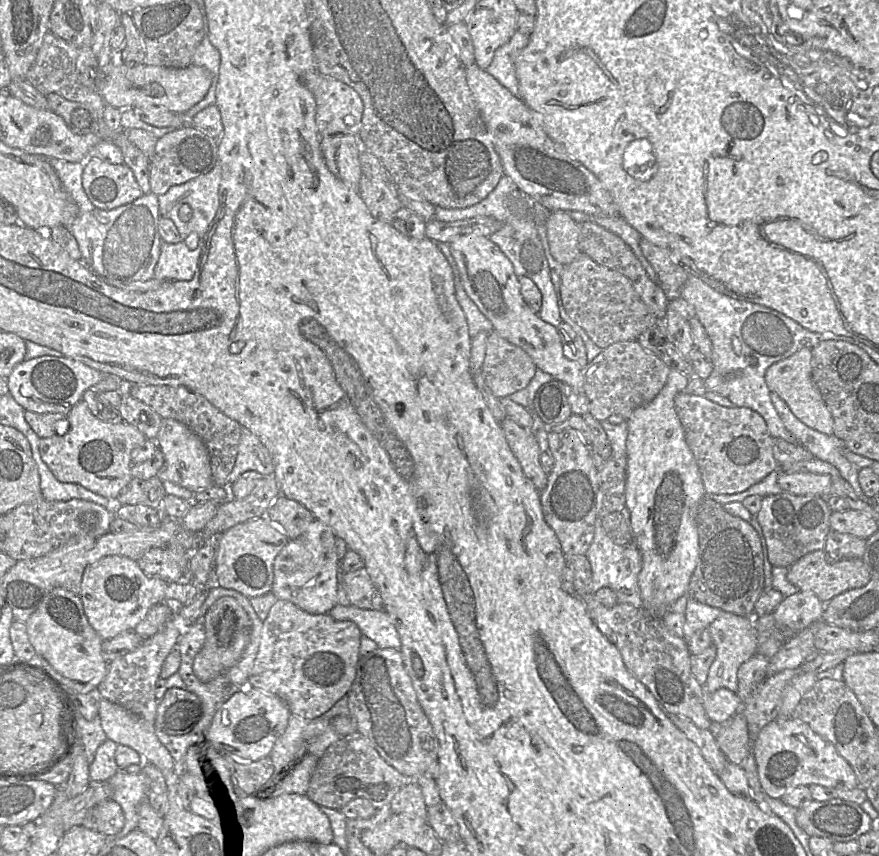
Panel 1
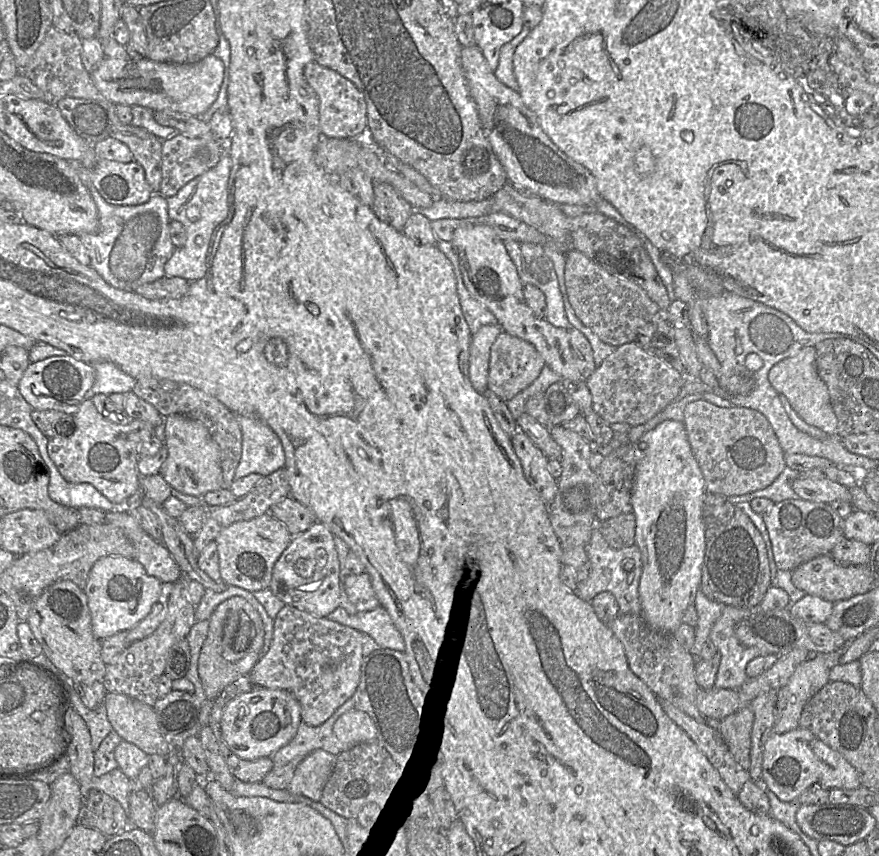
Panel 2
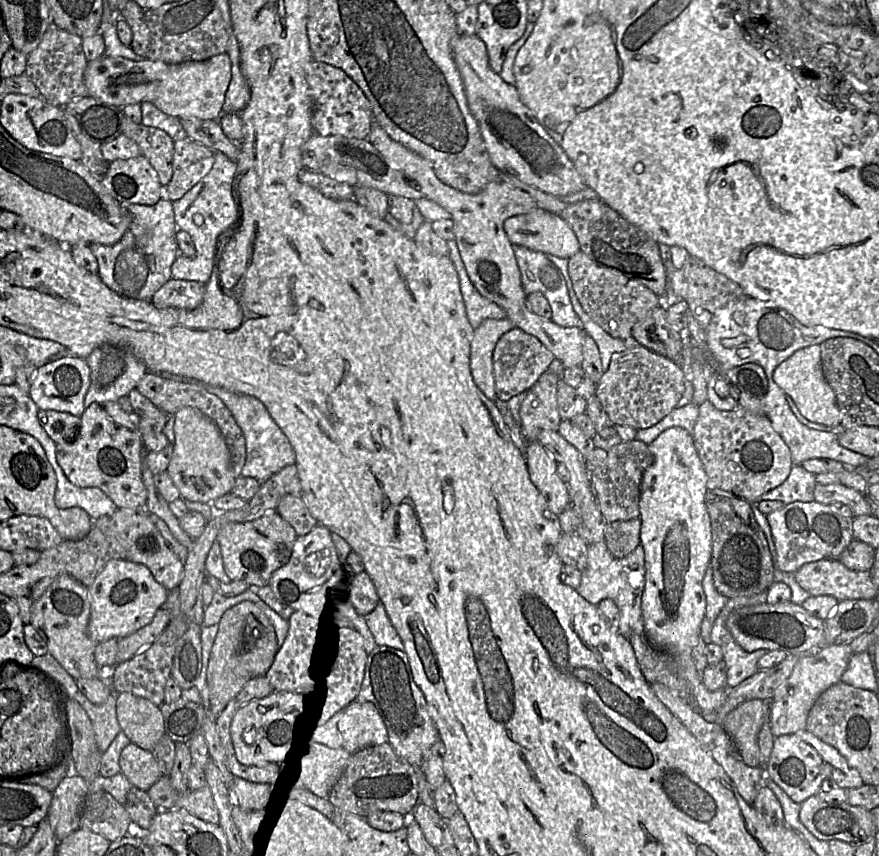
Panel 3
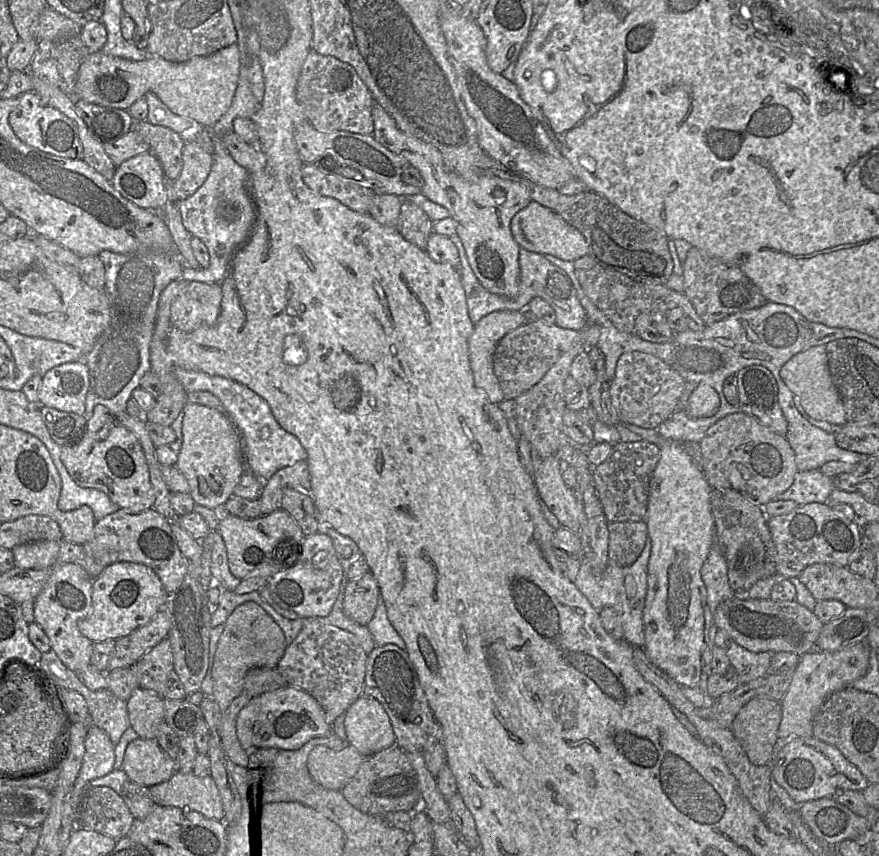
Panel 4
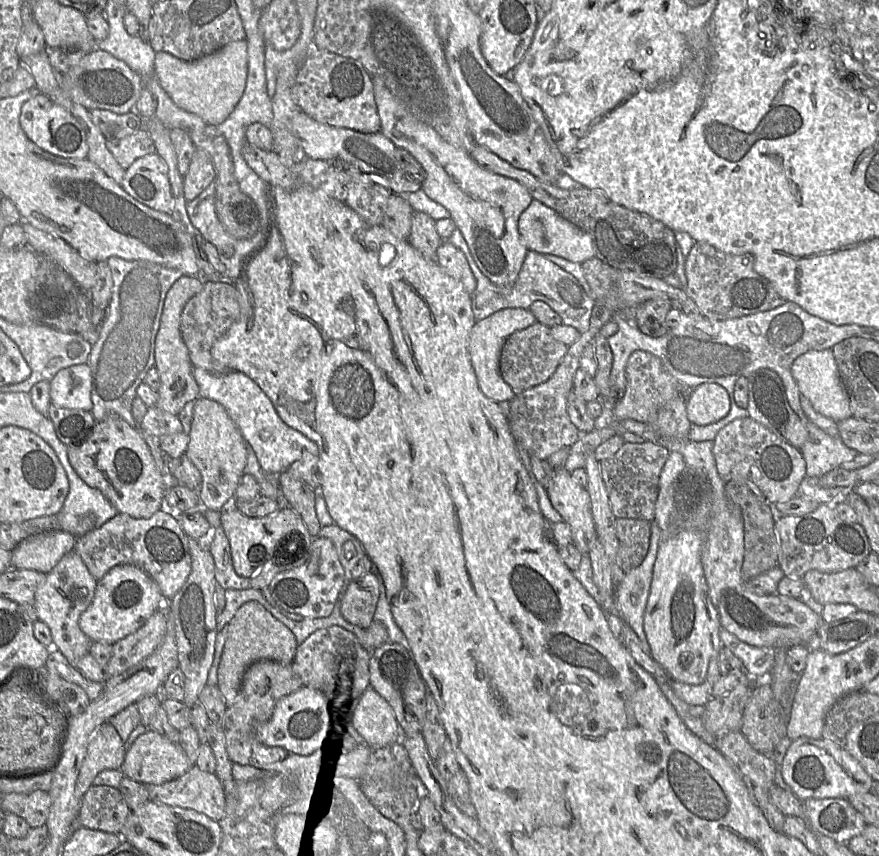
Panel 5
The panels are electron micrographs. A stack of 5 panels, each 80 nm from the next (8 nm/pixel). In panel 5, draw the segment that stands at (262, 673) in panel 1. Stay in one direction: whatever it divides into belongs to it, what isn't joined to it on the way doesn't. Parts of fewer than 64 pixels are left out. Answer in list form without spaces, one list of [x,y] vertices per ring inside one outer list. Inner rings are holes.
[[[330,626],[315,631],[298,645],[291,666],[300,677],[302,686],[320,691],[336,709],[341,711],[361,701],[371,689],[370,653],[361,646],[352,632],[341,626]]]

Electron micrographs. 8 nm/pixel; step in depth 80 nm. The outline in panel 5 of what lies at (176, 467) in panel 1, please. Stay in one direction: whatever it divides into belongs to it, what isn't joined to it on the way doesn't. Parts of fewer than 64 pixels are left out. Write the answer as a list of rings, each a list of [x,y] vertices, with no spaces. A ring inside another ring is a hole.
[[[201,397],[194,402],[193,420],[185,456],[201,475],[198,495],[203,507],[221,512],[224,506],[235,503],[235,490],[244,474],[247,462],[247,445],[222,405]]]

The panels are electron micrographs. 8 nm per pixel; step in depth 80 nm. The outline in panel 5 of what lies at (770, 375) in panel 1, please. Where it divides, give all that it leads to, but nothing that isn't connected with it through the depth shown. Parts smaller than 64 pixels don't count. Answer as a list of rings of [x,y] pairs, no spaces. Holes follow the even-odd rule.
[[[811,350],[795,359],[792,376],[802,396],[807,398],[819,414],[840,422],[852,416],[848,393],[840,379],[832,350]]]

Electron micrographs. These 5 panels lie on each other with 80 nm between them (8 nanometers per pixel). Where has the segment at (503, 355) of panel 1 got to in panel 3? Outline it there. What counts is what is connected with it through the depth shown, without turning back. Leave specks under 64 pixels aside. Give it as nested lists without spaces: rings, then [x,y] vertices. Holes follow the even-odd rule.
[[[519,328],[503,334],[493,351],[493,373],[497,400],[507,402],[512,397],[527,392],[547,371],[555,356],[533,335]]]

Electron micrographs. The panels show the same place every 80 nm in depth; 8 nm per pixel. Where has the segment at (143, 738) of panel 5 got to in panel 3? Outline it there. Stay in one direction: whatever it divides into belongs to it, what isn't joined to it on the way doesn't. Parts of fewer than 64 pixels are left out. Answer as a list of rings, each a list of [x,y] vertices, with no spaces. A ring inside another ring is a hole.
[[[130,742],[119,757],[120,769],[132,786],[147,791],[160,777],[161,771],[152,753]]]

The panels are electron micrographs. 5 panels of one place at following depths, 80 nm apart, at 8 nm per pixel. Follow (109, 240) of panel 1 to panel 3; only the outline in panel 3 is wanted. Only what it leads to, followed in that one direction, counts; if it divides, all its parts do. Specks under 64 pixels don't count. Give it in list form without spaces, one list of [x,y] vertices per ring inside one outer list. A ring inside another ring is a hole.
[[[162,198],[154,205],[123,207],[130,216],[130,225],[122,238],[113,245],[89,245],[98,262],[97,275],[106,286],[123,297],[151,301],[154,293],[172,278],[171,267],[180,253],[172,201]]]

